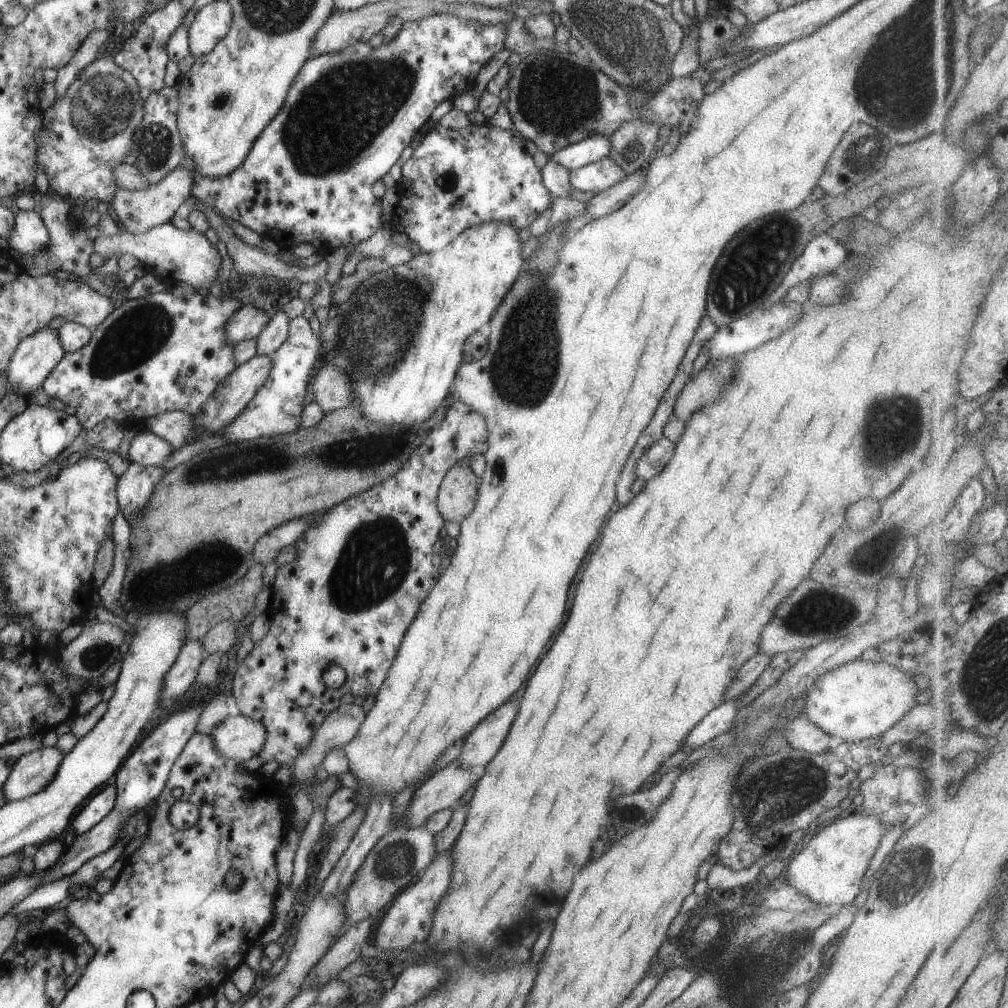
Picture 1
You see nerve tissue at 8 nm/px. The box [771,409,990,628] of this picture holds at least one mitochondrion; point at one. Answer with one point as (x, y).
(865, 556)

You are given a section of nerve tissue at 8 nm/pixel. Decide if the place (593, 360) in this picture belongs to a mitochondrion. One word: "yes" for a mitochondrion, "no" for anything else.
no

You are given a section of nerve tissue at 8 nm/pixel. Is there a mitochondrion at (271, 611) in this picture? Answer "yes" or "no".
no

